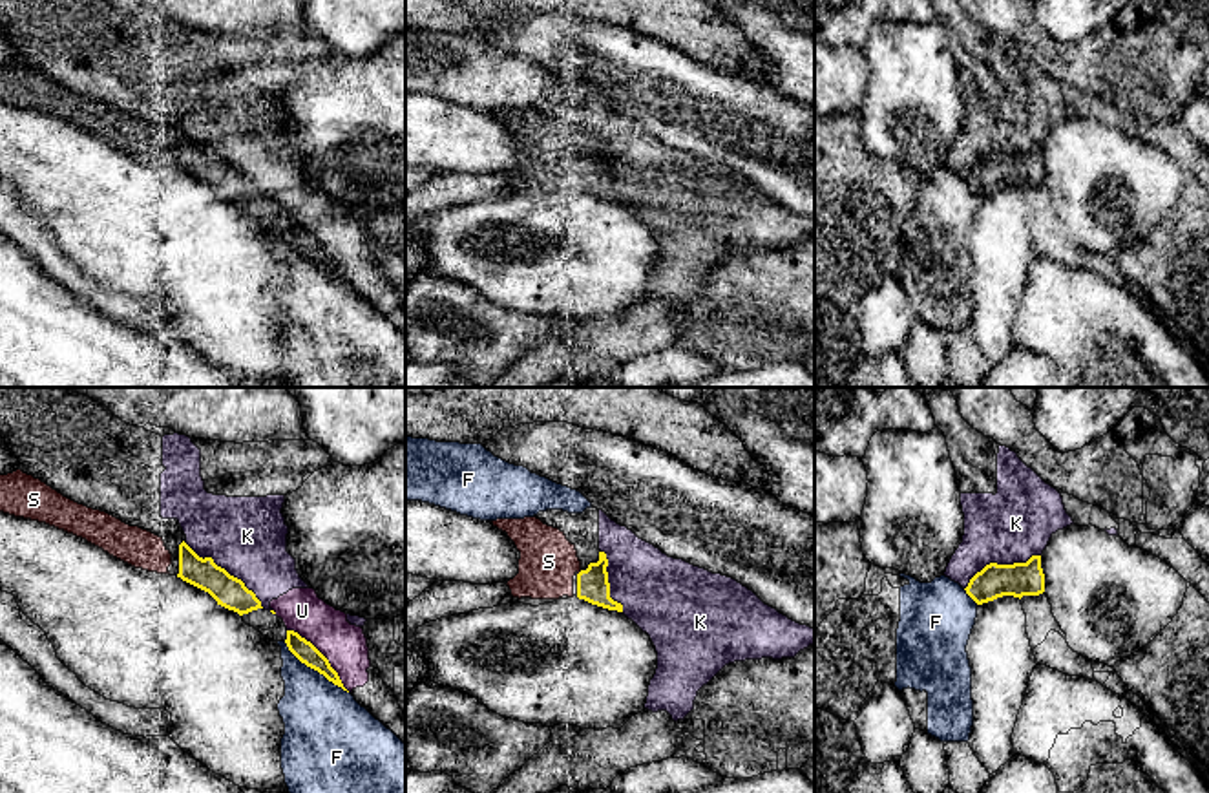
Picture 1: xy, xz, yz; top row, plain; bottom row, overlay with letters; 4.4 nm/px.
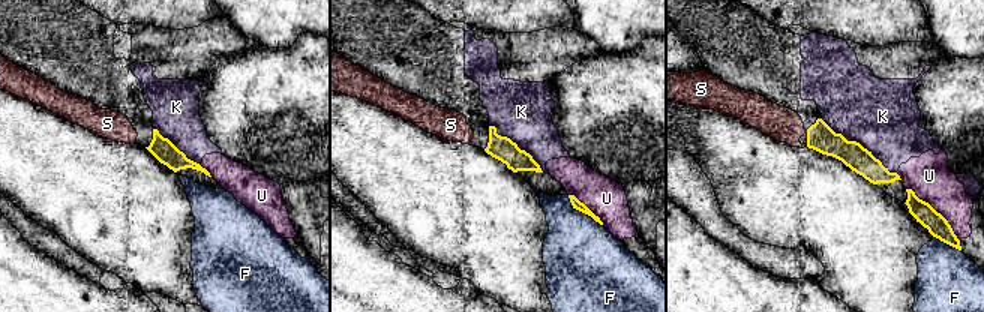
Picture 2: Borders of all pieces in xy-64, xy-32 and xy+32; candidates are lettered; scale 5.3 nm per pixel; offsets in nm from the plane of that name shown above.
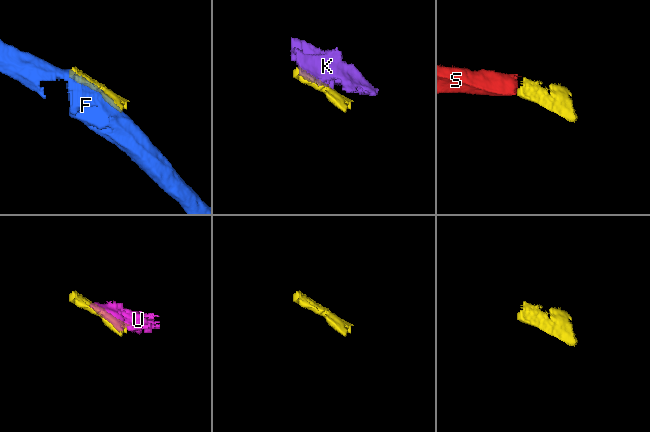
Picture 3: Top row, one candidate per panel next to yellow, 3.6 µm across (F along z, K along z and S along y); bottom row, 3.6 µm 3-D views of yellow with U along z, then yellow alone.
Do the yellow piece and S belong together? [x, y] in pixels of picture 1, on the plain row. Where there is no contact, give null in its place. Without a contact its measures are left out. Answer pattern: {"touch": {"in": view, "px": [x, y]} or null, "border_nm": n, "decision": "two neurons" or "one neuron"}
{"touch": {"in": "xz", "px": [579, 163]}, "border_nm": 30, "decision": "one neuron"}

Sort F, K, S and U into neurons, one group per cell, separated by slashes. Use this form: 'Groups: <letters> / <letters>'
Groups: F / K U / S

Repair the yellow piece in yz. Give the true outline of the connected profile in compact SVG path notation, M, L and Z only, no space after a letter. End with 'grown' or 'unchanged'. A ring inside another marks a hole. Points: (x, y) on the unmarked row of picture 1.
M1032 146L1026 153L997 155L990 153L977 163L966 185L977 194L988 194L1003 186L1039 186L1045 183L1045 164L1041 146Z; unchanged

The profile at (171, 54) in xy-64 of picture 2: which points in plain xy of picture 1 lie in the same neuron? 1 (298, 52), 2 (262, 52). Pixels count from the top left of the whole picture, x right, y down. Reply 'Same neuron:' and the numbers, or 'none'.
Same neuron: 1, 2

